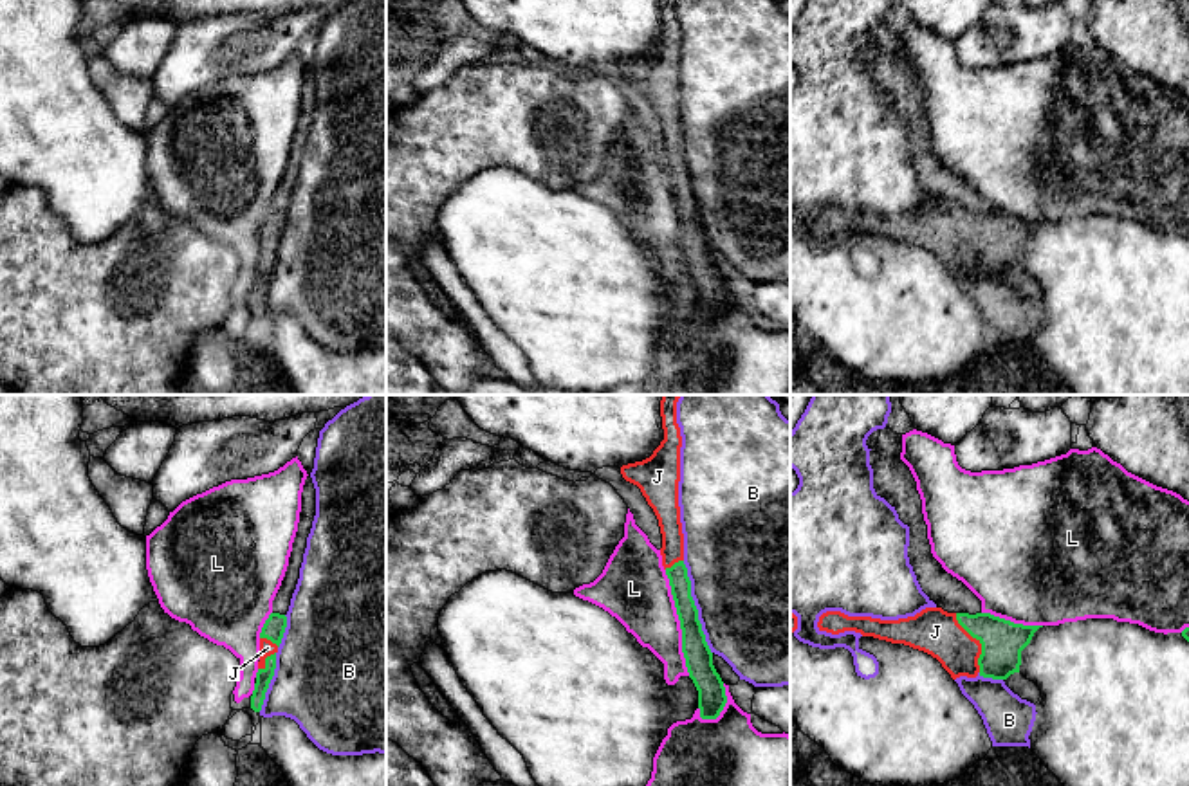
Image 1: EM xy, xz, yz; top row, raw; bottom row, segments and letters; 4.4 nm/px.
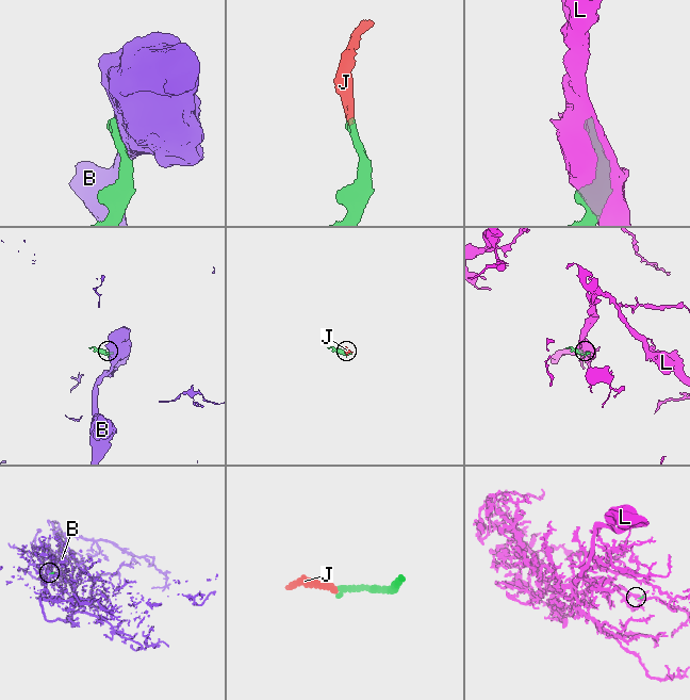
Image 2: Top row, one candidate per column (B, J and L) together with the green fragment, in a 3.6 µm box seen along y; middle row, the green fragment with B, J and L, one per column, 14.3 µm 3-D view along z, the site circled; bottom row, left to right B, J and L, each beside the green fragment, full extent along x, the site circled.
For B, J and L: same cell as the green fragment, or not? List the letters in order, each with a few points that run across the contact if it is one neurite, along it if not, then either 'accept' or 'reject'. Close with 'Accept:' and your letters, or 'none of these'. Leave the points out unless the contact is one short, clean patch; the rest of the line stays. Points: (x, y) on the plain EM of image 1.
B: reject
J: line yz (1002, 237), (980, 238), (960, 238), (935, 228); accept
L: reject
Accept: J

